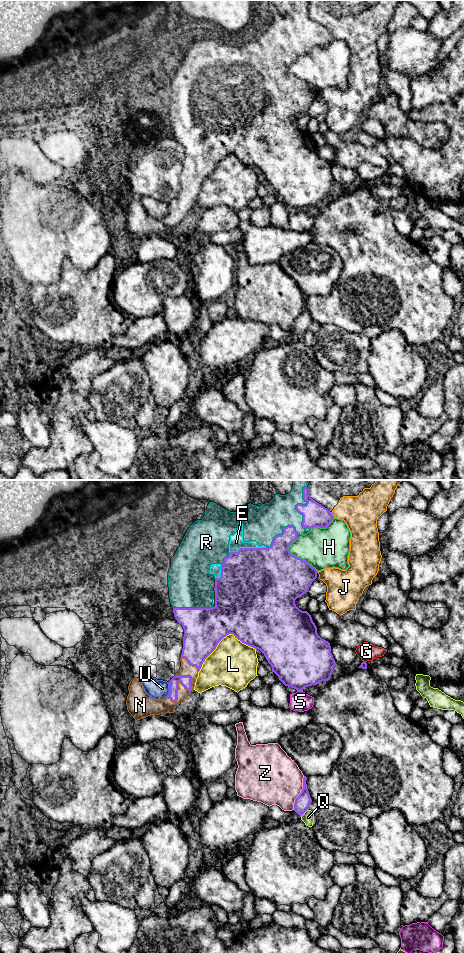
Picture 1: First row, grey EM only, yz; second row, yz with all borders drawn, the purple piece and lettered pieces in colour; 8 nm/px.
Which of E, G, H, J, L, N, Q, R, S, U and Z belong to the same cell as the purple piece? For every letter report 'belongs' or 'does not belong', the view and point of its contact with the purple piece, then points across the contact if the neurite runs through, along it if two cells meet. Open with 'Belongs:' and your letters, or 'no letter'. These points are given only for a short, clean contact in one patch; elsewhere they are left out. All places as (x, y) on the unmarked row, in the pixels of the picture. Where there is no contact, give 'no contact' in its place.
Belongs: E, N, R
E: belongs; meets purple in yz at (247, 68)
G: does not belong; meets purple in yz at (363, 181); border along yz (363, 180), (365, 182)
H: does not belong; meets purple in yz at (297, 77)
J: does not belong; meets purple in yz at (332, 35)
L: does not belong; meets purple in yz at (222, 158)
N: belongs; meets purple in yz at (177, 209)
Q: does not belong; meets purple in yz at (304, 332)
R: belongs; meets purple in yz at (296, 27)
S: does not belong; meets purple in yz at (300, 210)
U: does not belong; meets purple in yz at (169, 205); border along yz (167, 202), (170, 208)
Z: does not belong; meets purple in yz at (300, 313)

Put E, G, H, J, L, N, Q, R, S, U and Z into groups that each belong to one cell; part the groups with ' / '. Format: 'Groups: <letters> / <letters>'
Groups: E N R / G / H / J / L / Q / S / U / Z

